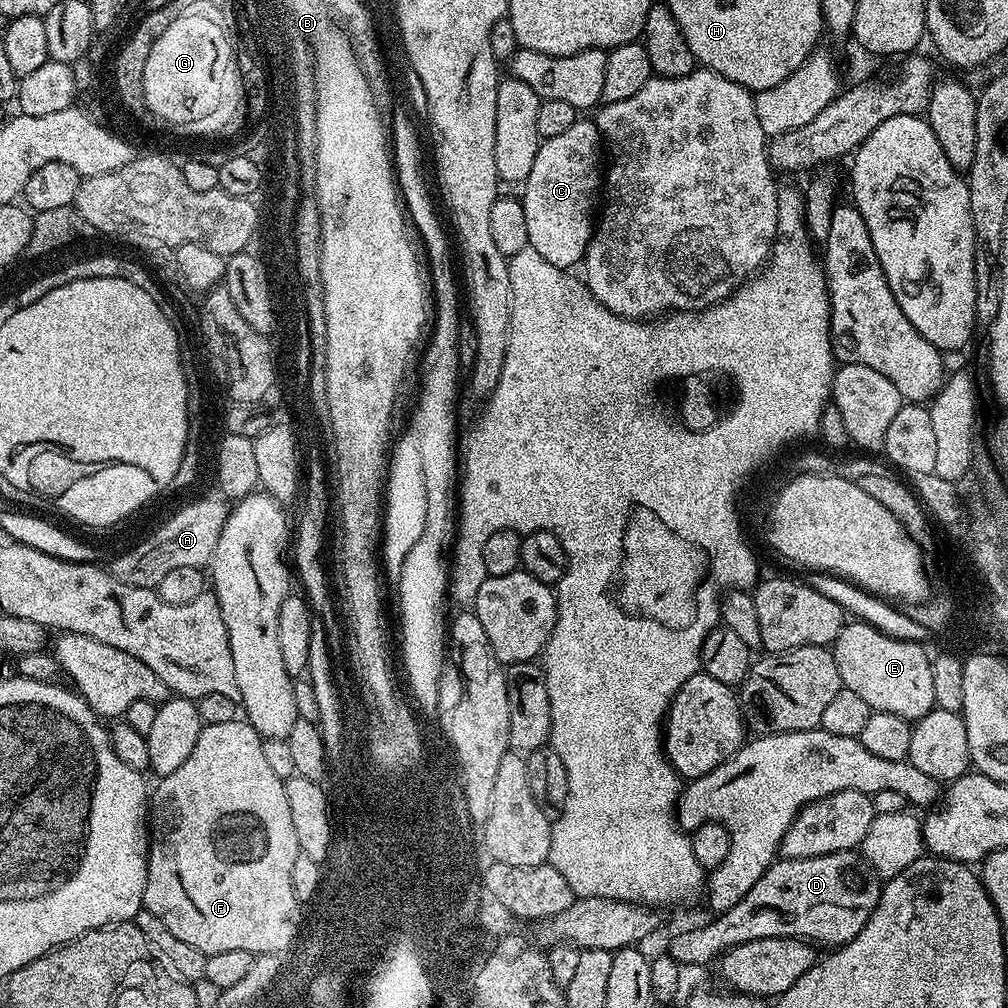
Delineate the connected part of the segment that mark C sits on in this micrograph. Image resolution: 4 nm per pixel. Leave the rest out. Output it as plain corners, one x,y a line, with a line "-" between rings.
578,118
570,130
541,143
534,167
523,181
528,247
538,250
550,266
575,269
592,241
594,213
602,192
600,152
602,156
602,137
595,123
591,119

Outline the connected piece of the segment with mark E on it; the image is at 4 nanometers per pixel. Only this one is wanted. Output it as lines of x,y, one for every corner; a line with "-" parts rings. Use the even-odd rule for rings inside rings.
863,622
845,623
835,644
831,645
838,662
841,685
859,694
873,712
889,712
913,722
921,720
936,707
932,660
923,643
902,641

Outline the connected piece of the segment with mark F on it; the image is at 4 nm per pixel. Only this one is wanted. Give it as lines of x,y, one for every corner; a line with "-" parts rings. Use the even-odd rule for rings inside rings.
238,718
234,722
221,722
219,726
203,725
198,734
198,742
194,742
194,750
190,750
190,758
186,758
186,762
182,762
182,766
178,766
178,770
174,770
174,774
159,777
160,785
154,788
150,796
150,839
148,841
148,877
146,878
146,890
144,891
144,907
143,911
154,914
154,918
158,918
158,922
162,922
162,926
166,926
166,930
170,930
170,934
175,934
177,938
182,938
182,942
186,942
189,946
194,946
198,950
202,950
205,956
213,956
214,954
222,954
222,950
246,950
255,954
257,957
271,957
273,954
287,953
289,949
296,944
302,927
302,914
300,918
300,901
294,894
294,886
290,886
290,874
294,871
294,862
300,855
300,847
298,846
298,834
294,834
294,821
290,818
290,805
286,802
286,790
284,789
284,781
278,778
278,774
274,774
273,768
266,763
266,753
262,750
264,740
255,732
247,719

